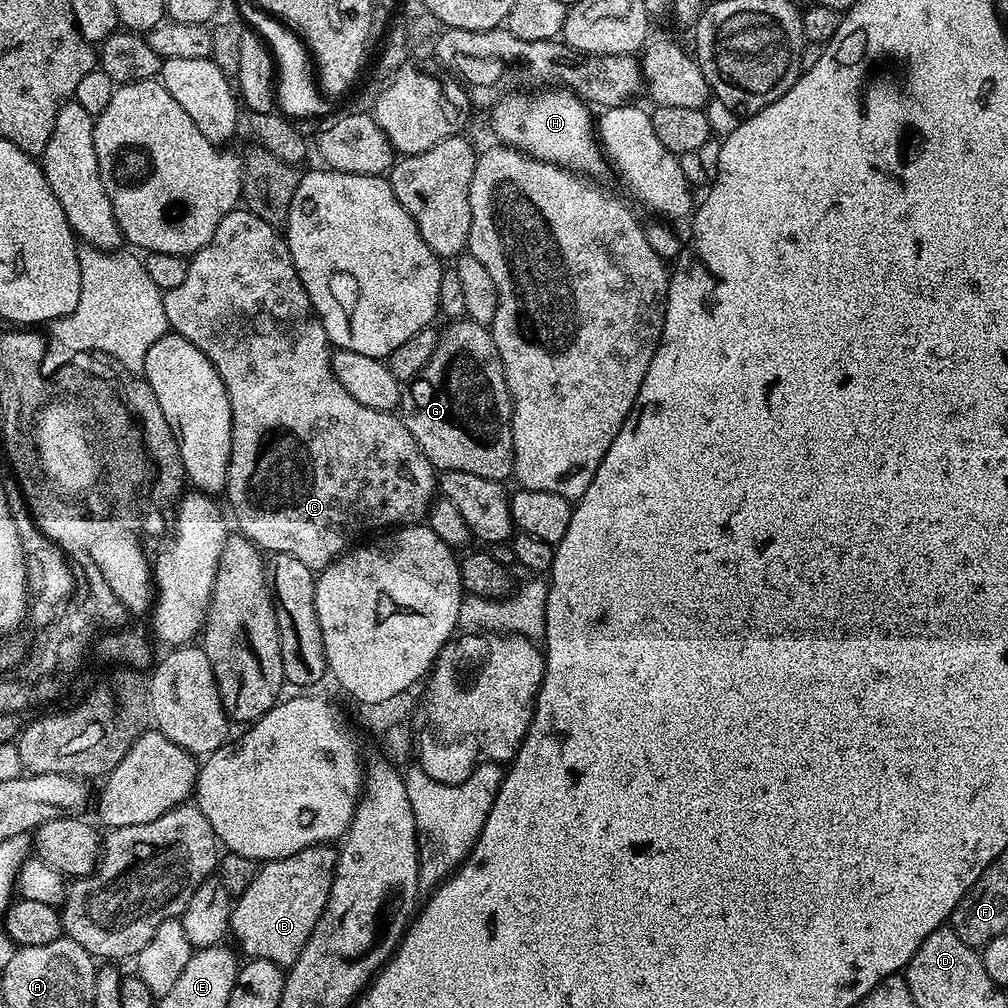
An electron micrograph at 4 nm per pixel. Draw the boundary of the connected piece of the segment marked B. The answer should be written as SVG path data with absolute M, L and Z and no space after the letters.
M312 845L284 859L267 861L257 869L254 881L235 899L229 924L231 935L235 936L247 957L272 961L283 968L292 966L328 904L337 855L337 849L331 845Z

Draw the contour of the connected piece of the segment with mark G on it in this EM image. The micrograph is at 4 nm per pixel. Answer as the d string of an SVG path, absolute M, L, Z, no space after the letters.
M467 318L451 321L447 325L448 329L440 332L440 341L434 350L434 354L430 358L430 362L426 362L426 366L418 373L416 379L407 385L406 391L403 393L399 415L402 417L404 425L410 430L410 434L414 434L414 438L418 442L418 446L426 454L426 458L432 464L433 468L440 472L449 472L450 470L466 470L466 474L478 474L482 478L490 478L491 480L507 481L513 475L512 467L514 466L514 438L512 437L512 395L508 393L506 386L506 378L502 370L502 358L498 354L498 346L494 346L494 338L491 331L485 325L474 322Z

